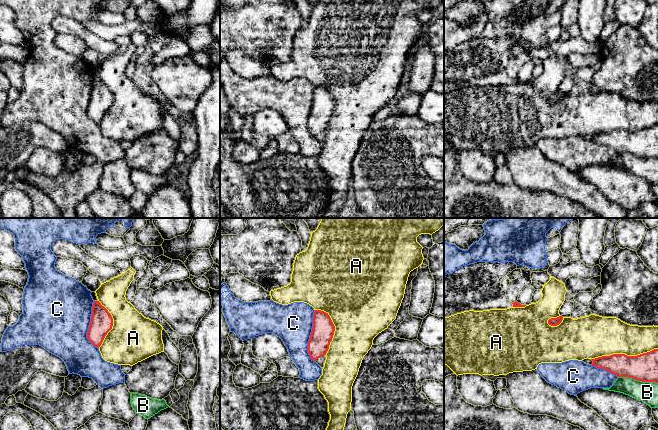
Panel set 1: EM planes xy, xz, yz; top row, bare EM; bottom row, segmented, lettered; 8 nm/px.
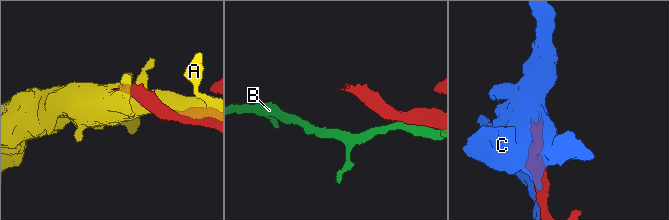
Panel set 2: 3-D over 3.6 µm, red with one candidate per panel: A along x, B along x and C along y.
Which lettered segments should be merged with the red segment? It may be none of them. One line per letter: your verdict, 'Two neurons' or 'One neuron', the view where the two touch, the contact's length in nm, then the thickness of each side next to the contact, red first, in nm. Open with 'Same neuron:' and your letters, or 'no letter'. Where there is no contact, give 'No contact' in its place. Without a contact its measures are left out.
Same neuron: no letter
A: Two neurons. Touches red in yz. Shared border 550 nm. Thickness 220 nm (red) against 320 nm
B: Two neurons. Touches red in yz. Shared border 320 nm. Thickness 220 nm (red) against 160 nm
C: Two neurons. Touches red in xz. Shared border 420 nm. Thickness 180 nm (red) against 320 nm

